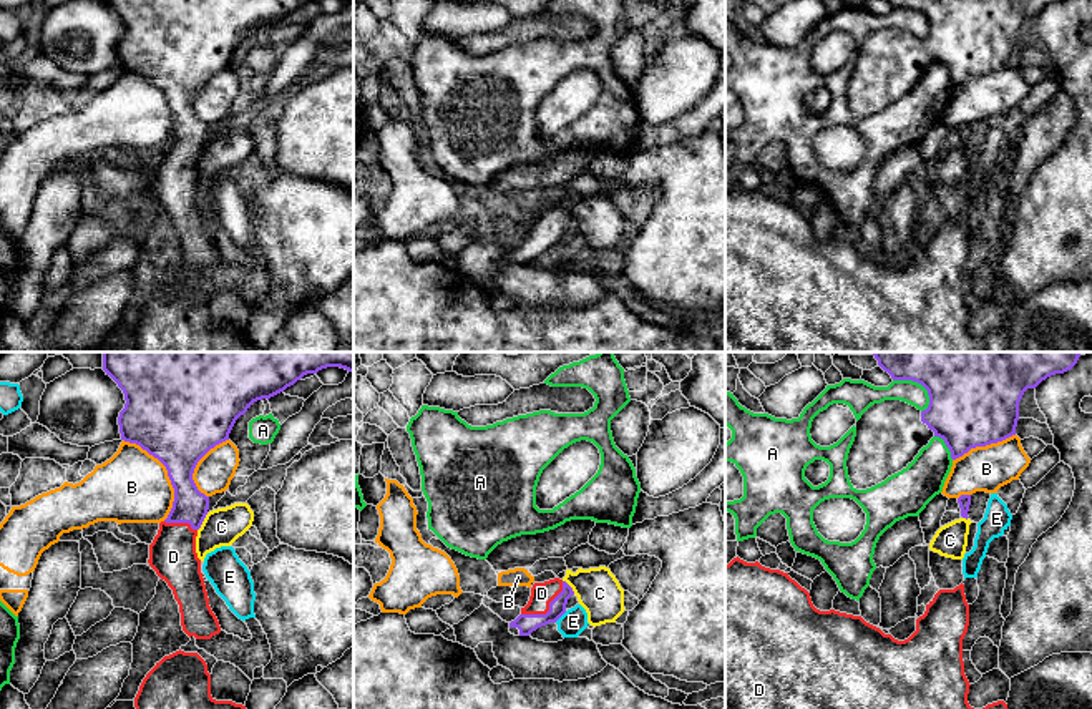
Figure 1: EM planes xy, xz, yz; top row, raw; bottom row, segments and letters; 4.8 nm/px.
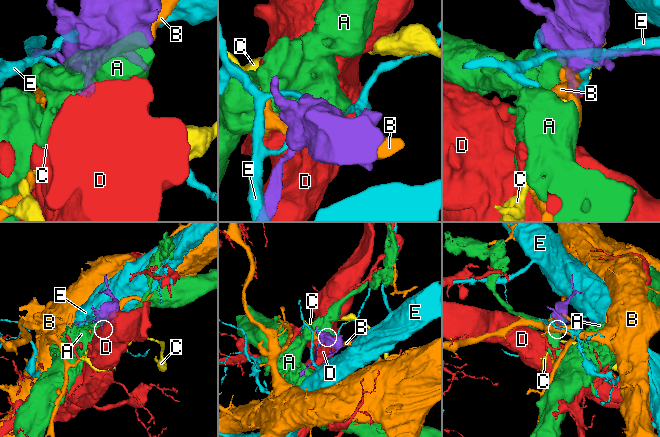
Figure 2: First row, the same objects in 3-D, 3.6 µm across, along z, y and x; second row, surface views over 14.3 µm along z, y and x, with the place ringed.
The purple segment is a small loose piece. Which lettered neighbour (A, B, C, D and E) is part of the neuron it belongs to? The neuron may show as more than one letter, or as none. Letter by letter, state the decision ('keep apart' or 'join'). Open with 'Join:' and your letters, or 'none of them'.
Join: D
A: keep apart
B: keep apart
C: keep apart
D: join
E: keep apart

